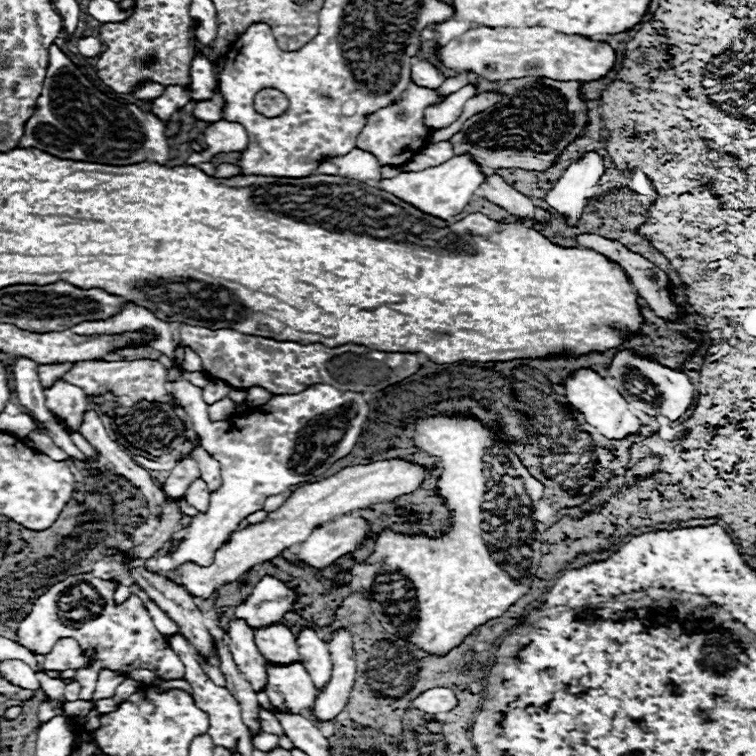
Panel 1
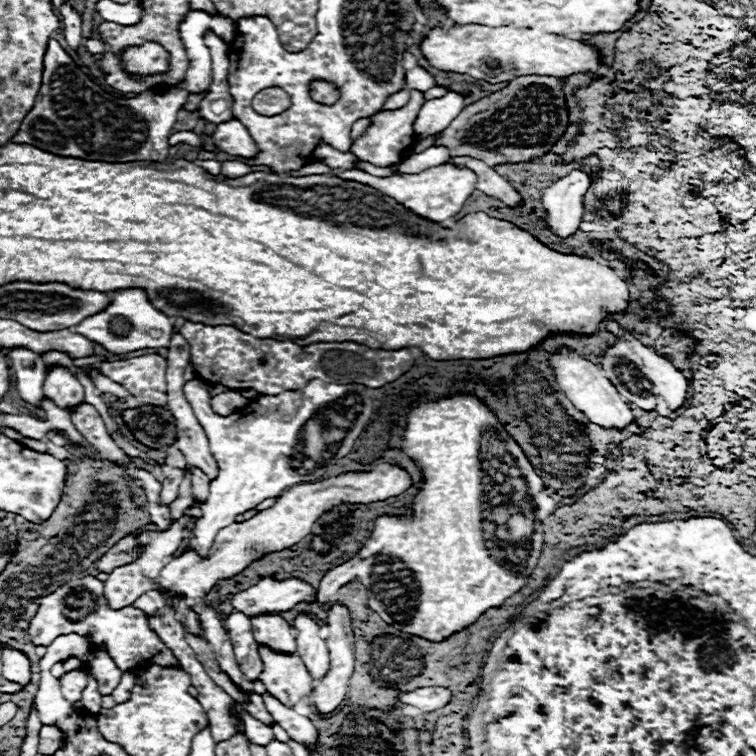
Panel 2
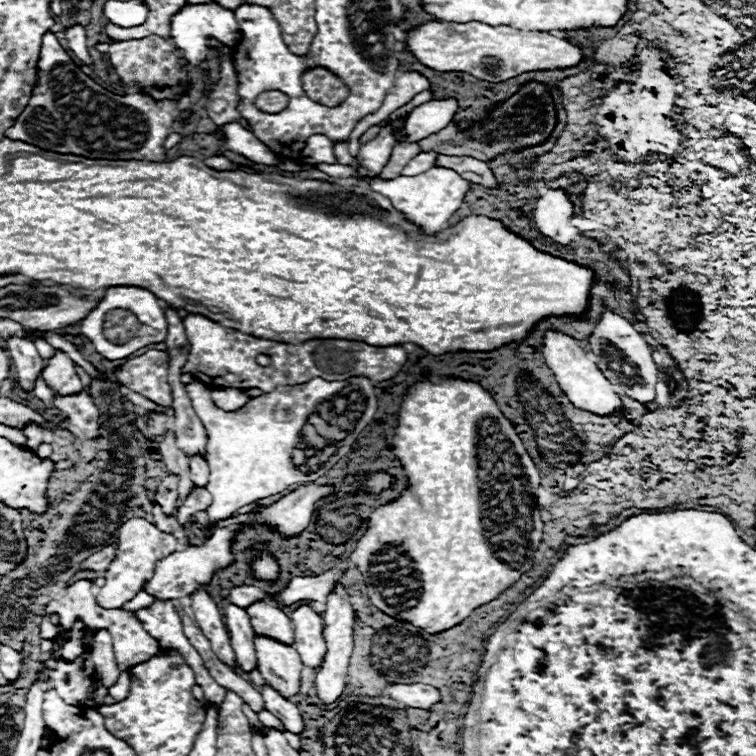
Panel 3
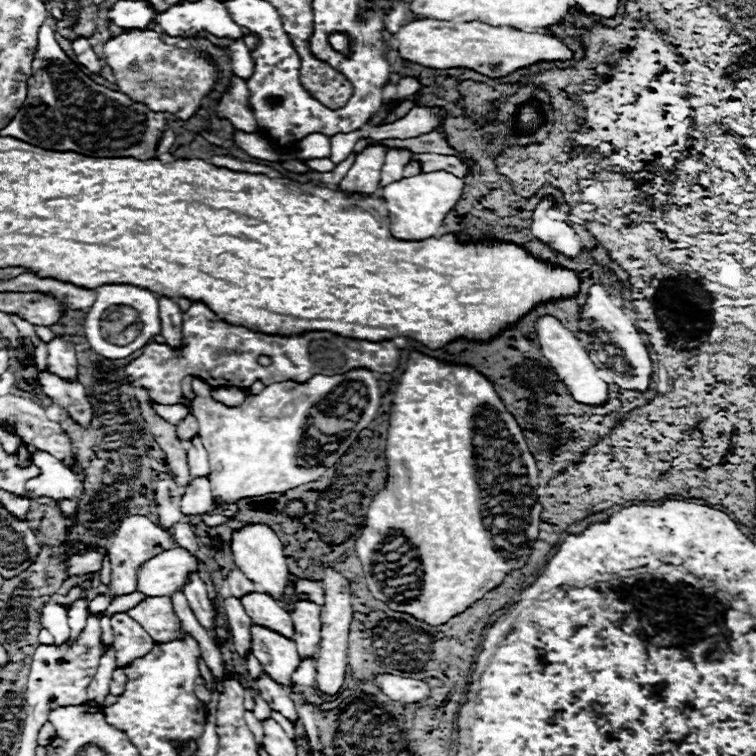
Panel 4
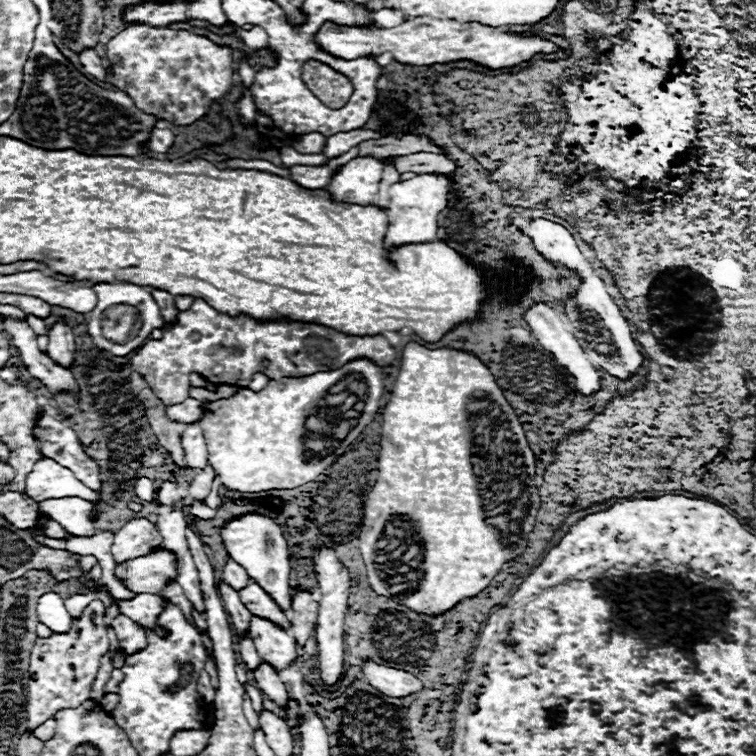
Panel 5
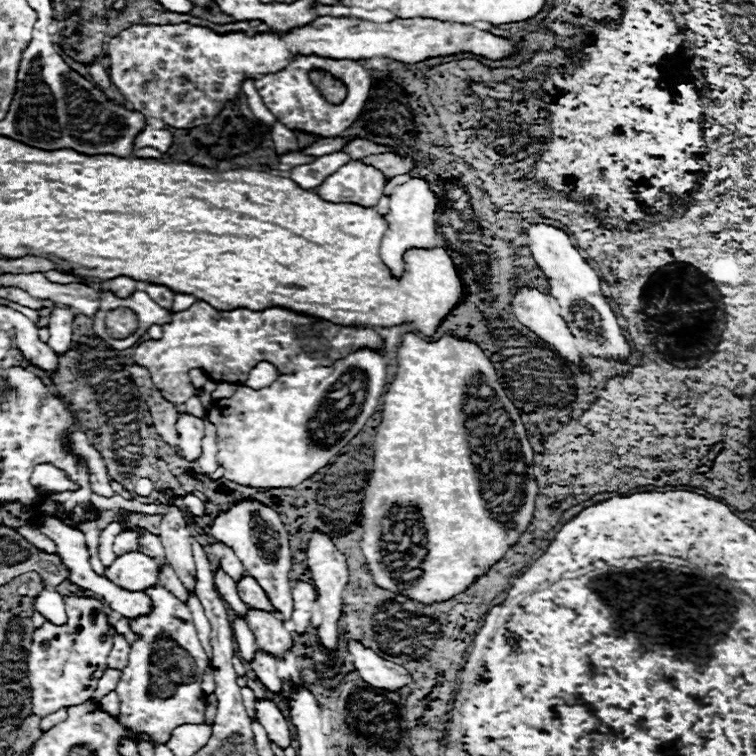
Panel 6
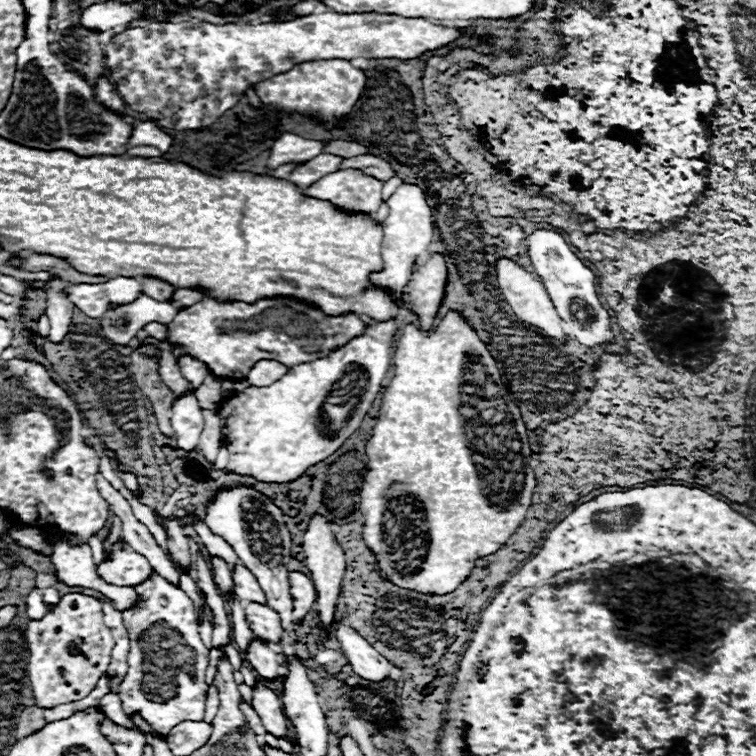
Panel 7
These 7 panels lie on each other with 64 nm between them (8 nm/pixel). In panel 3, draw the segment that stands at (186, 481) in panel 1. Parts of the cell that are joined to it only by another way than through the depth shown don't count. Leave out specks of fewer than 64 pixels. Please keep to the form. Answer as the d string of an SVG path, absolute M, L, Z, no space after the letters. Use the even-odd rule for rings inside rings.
M168 474L160 484L158 484L158 490L156 490L156 502L162 506L162 510L166 514L172 514L176 516L176 512L172 512L172 506L176 504L176 498L178 498L178 476L176 474Z

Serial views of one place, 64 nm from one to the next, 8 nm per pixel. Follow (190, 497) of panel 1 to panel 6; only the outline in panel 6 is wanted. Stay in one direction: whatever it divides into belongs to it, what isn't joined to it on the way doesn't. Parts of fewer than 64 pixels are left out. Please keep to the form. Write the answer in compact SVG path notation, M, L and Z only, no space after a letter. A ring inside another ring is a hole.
M178 416L176 424L180 436L180 450L188 462L194 462L202 454L202 438L204 438L204 420L194 416Z

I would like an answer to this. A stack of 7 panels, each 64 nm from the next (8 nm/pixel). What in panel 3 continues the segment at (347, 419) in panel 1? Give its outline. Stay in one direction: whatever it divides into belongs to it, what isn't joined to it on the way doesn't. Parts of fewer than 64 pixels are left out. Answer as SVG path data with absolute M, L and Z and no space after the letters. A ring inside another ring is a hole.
M312 378L300 386L282 386L274 392L262 394L258 398L250 398L242 408L234 412L224 412L214 406L210 398L210 388L202 382L194 380L186 384L186 392L192 400L196 416L206 428L208 434L208 464L210 464L210 478L208 478L208 492L212 496L212 504L206 508L206 514L212 522L228 520L234 512L246 504L256 500L274 496L284 492L290 486L314 482L316 478L324 476L342 456L346 456L358 438L358 434L372 422L378 398L374 394L374 384L366 378L350 378L344 382L328 382L322 378Z

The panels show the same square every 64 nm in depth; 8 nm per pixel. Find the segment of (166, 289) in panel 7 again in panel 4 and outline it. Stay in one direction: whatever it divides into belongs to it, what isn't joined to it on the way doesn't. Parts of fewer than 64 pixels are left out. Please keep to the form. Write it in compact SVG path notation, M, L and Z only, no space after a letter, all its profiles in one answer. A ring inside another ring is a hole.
M160 296L160 320L162 320L162 336L164 340L180 350L184 346L182 342L182 310L178 304L166 296Z

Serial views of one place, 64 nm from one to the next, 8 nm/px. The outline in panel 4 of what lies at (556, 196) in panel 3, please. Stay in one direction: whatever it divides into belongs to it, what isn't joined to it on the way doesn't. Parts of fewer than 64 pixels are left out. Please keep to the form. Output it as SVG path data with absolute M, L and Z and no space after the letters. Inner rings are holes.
M546 194L538 208L534 210L534 218L532 218L532 234L548 244L550 248L554 248L556 252L562 252L564 256L578 256L580 252L580 236L574 232L574 228L562 220L552 220L548 216L550 208L558 207L558 202L554 200L554 196Z

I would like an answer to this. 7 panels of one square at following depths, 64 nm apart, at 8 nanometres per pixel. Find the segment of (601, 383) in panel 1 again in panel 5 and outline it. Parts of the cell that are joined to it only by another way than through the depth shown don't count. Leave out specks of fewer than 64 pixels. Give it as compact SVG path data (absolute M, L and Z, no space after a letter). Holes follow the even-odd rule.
M534 304L526 312L526 320L528 320L528 326L532 328L532 334L536 336L538 344L544 348L546 356L550 356L562 368L562 374L572 378L572 384L576 386L576 390L582 396L596 394L600 390L600 374L596 372L592 362L586 358L586 354L584 354L582 346L578 344L578 340L568 330L568 324L564 322L564 318L556 310L552 310L550 306L546 306L546 304Z

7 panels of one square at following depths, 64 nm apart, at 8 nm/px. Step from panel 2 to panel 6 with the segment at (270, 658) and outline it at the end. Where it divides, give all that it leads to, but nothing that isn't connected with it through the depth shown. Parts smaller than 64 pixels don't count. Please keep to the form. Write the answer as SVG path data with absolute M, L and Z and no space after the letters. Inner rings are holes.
M250 608L246 620L248 620L248 628L252 630L252 634L256 638L256 646L262 652L284 658L286 652L292 650L292 646L294 646L292 636L290 636L290 632L286 632L286 628L282 626L282 620L276 614L258 612L258 610Z

